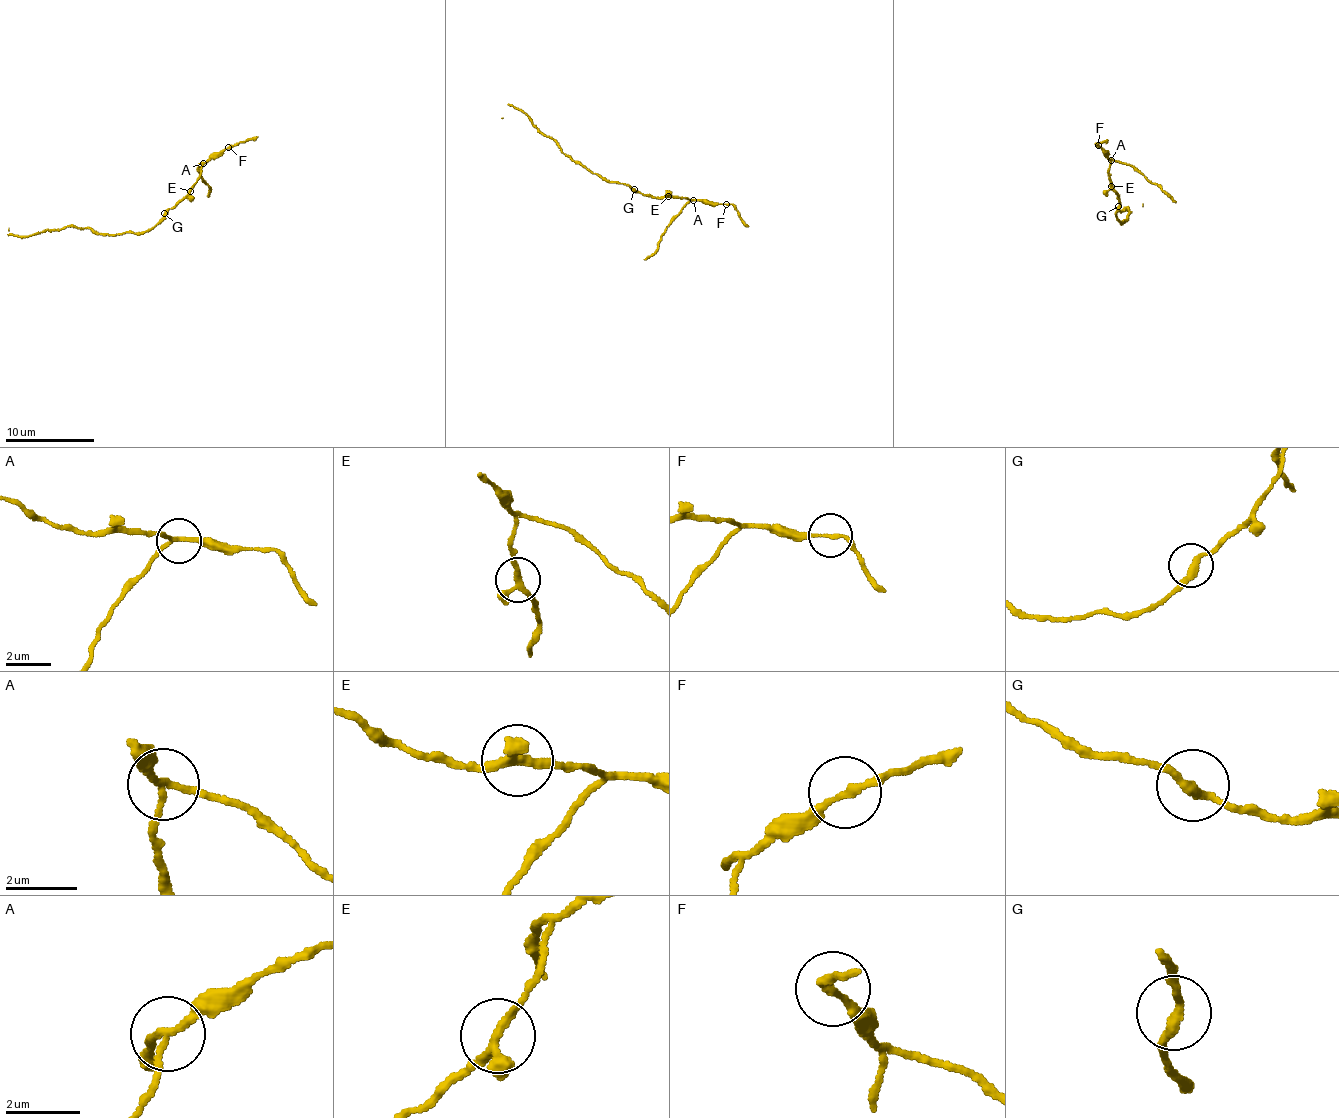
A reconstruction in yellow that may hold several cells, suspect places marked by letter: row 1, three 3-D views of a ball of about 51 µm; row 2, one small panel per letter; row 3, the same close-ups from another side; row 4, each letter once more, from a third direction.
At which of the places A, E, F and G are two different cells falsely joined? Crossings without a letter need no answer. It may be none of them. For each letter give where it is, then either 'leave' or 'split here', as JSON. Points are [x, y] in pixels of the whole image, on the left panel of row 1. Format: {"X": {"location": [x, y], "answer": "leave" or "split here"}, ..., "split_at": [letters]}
{"A": {"location": [203, 163], "answer": "split here"}, "E": {"location": [190, 191], "answer": "leave"}, "F": {"location": [228, 147], "answer": "leave"}, "G": {"location": [164, 213], "answer": "leave"}, "split_at": ["A"]}

